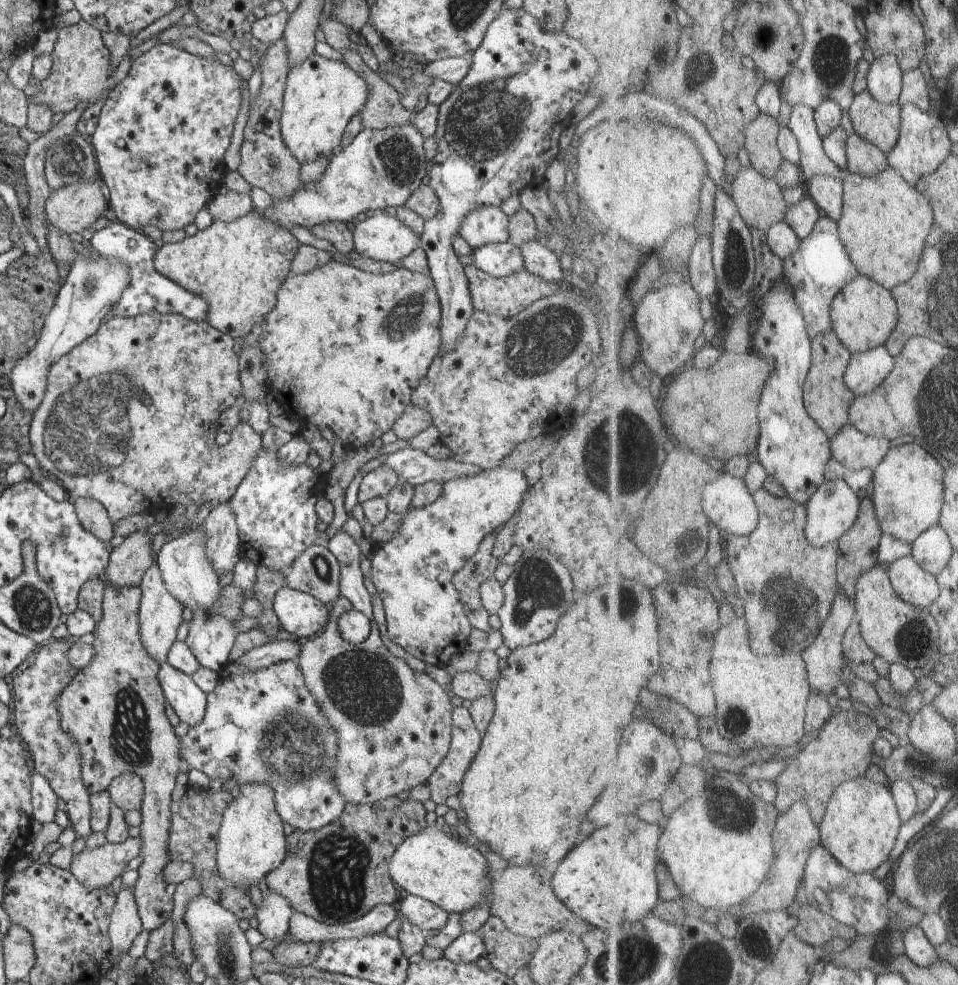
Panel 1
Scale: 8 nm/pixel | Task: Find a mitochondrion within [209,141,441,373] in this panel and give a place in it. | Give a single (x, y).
(406, 319)

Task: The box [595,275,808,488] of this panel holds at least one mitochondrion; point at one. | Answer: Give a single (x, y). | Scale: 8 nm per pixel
(627, 431)

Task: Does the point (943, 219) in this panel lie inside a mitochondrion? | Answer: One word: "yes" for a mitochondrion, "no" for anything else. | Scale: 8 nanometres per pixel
no

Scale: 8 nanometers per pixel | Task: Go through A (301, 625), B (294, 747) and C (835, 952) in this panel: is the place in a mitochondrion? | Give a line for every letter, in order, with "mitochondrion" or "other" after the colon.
A: other
B: mitochondrion
C: other

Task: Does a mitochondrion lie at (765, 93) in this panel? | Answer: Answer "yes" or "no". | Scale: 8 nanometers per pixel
no

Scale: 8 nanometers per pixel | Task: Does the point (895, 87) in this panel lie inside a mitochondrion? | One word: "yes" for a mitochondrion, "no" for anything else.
no

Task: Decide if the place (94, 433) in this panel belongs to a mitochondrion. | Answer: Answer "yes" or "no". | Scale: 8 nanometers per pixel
yes

